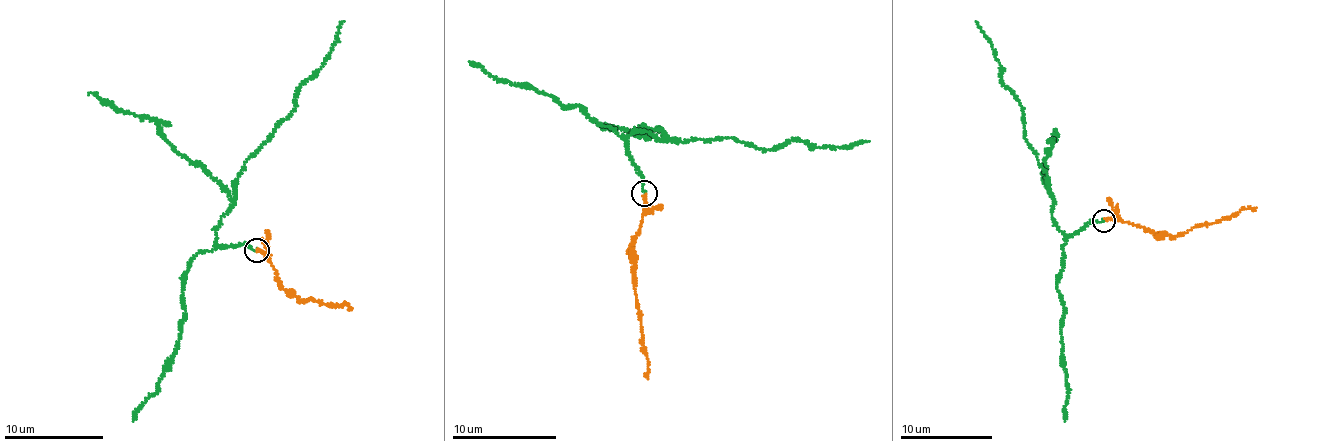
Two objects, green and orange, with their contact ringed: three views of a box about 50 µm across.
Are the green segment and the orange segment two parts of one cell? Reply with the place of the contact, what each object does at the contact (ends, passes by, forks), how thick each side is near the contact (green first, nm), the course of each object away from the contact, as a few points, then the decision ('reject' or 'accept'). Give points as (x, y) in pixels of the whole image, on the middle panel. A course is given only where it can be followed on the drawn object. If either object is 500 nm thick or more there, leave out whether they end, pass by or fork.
place (644, 193); green ends; orange ends; calibres 170 and 180 nm; course green (644, 193), (626, 139), (641, 130), (675, 141), (725, 137), (770, 150), (792, 140), (823, 148), (869, 141); course orange (646, 194), (644, 213), (630, 254), (648, 379); reject

